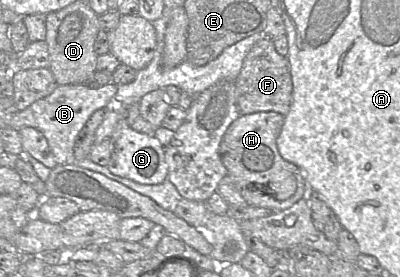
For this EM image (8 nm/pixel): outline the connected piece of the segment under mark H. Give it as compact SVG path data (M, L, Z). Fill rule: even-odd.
M255 112L242 114L225 132L219 146L219 155L235 186L249 206L264 207L272 211L283 211L302 198L307 198L309 187L303 172L293 163L286 161L277 148L277 137L281 132L285 116L278 112ZM280 171L291 172L297 183L296 192L288 199L277 200L267 187L271 175Z

